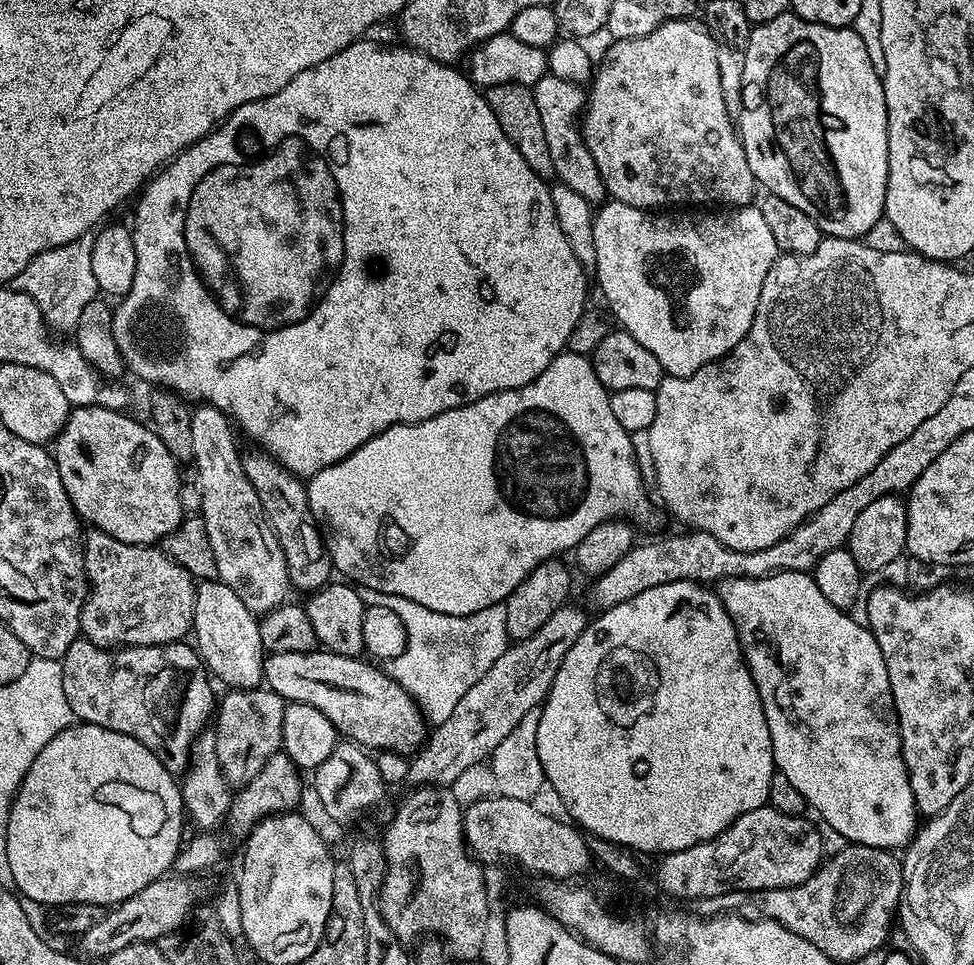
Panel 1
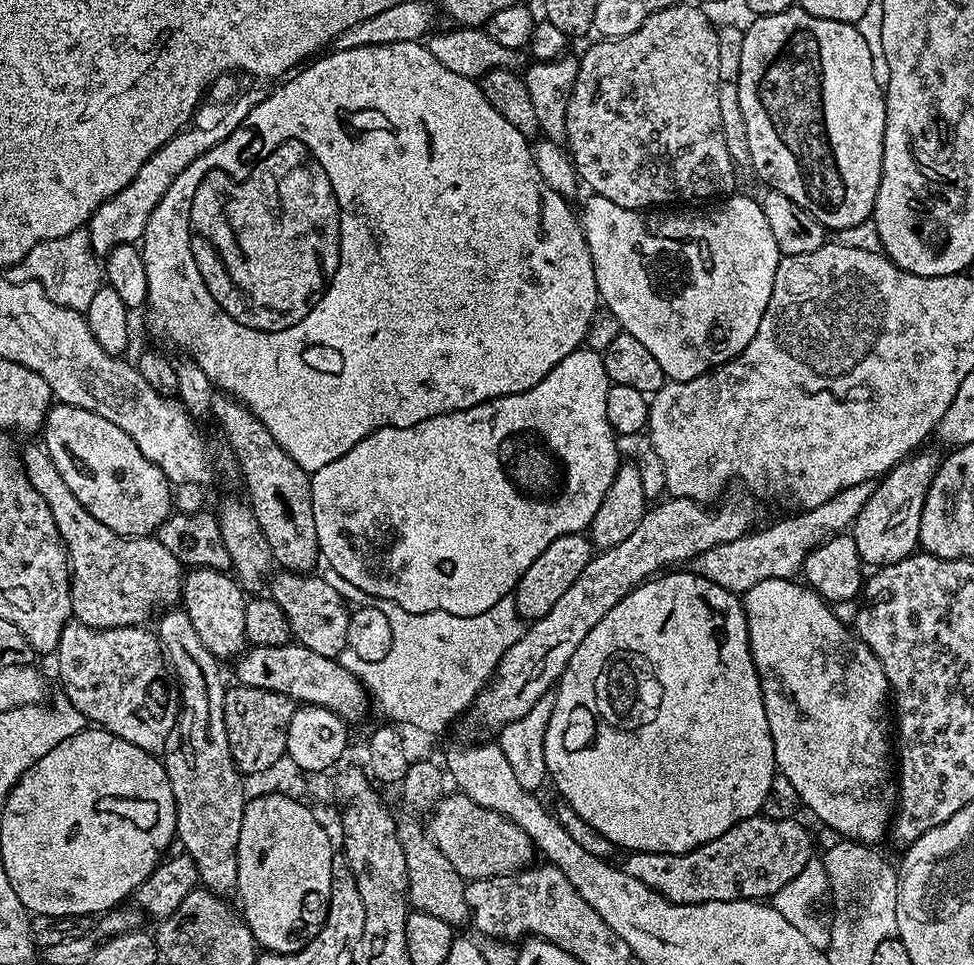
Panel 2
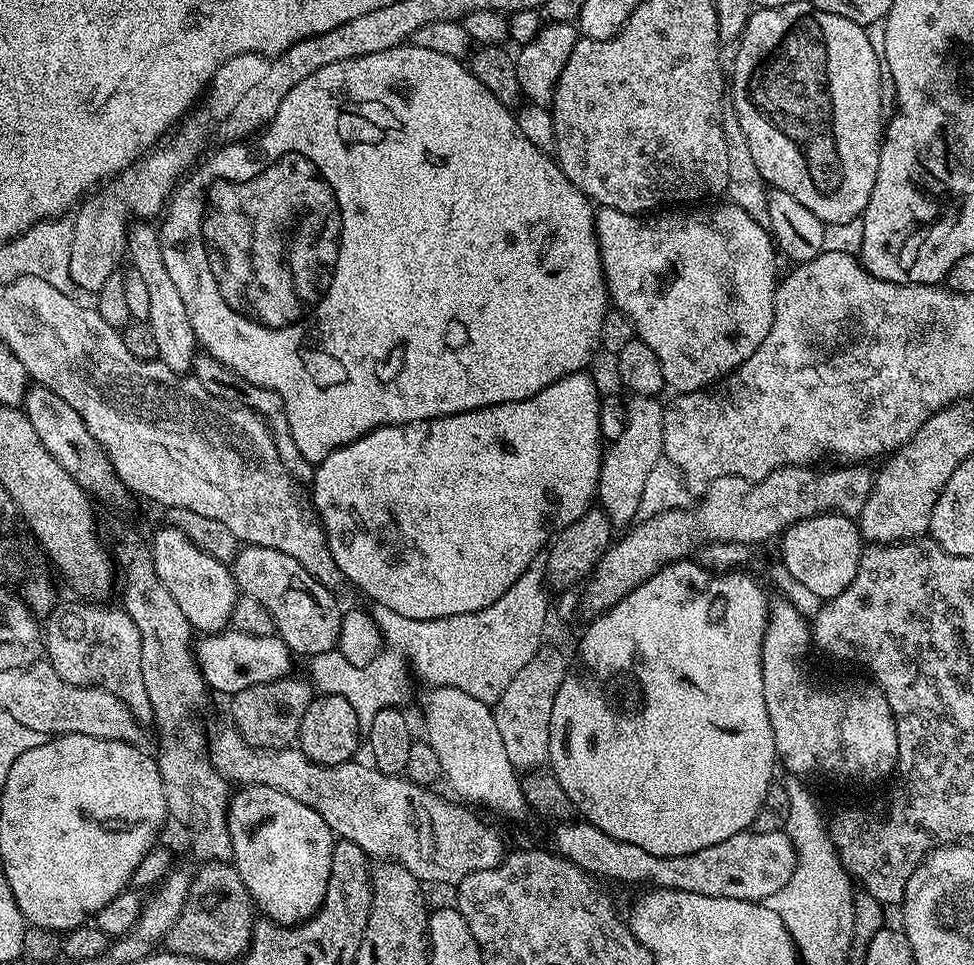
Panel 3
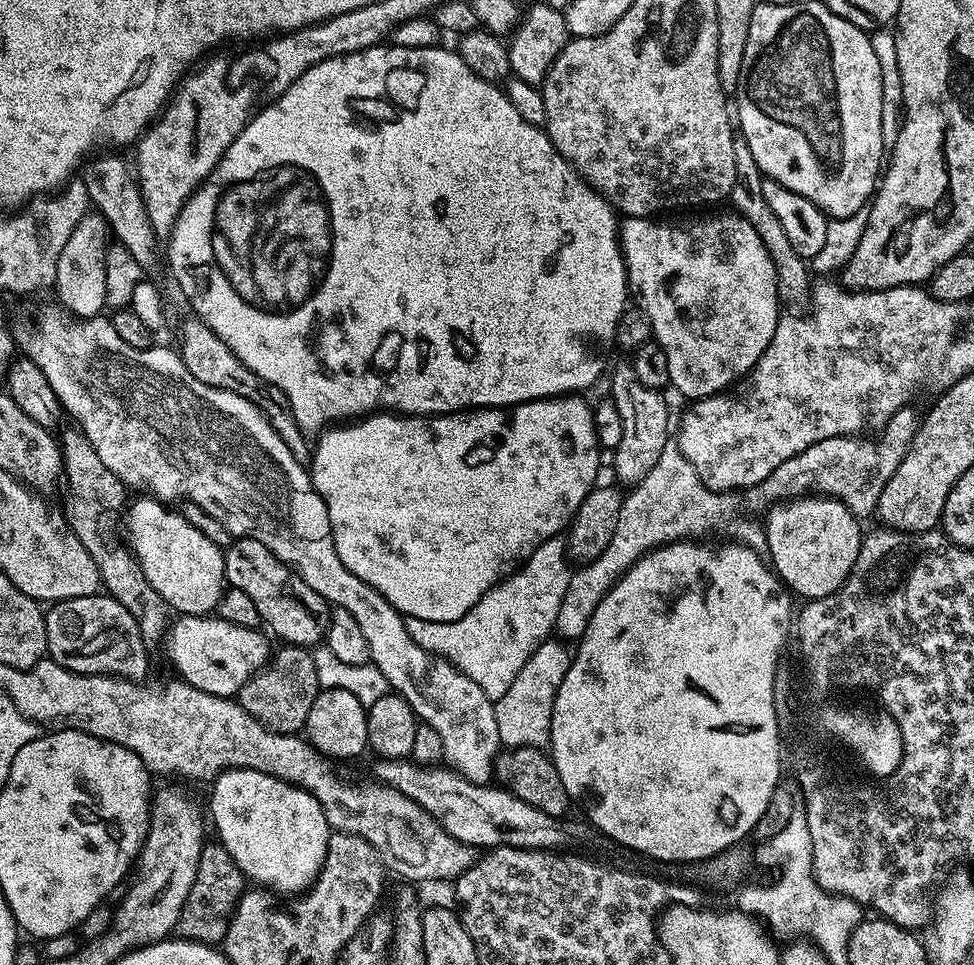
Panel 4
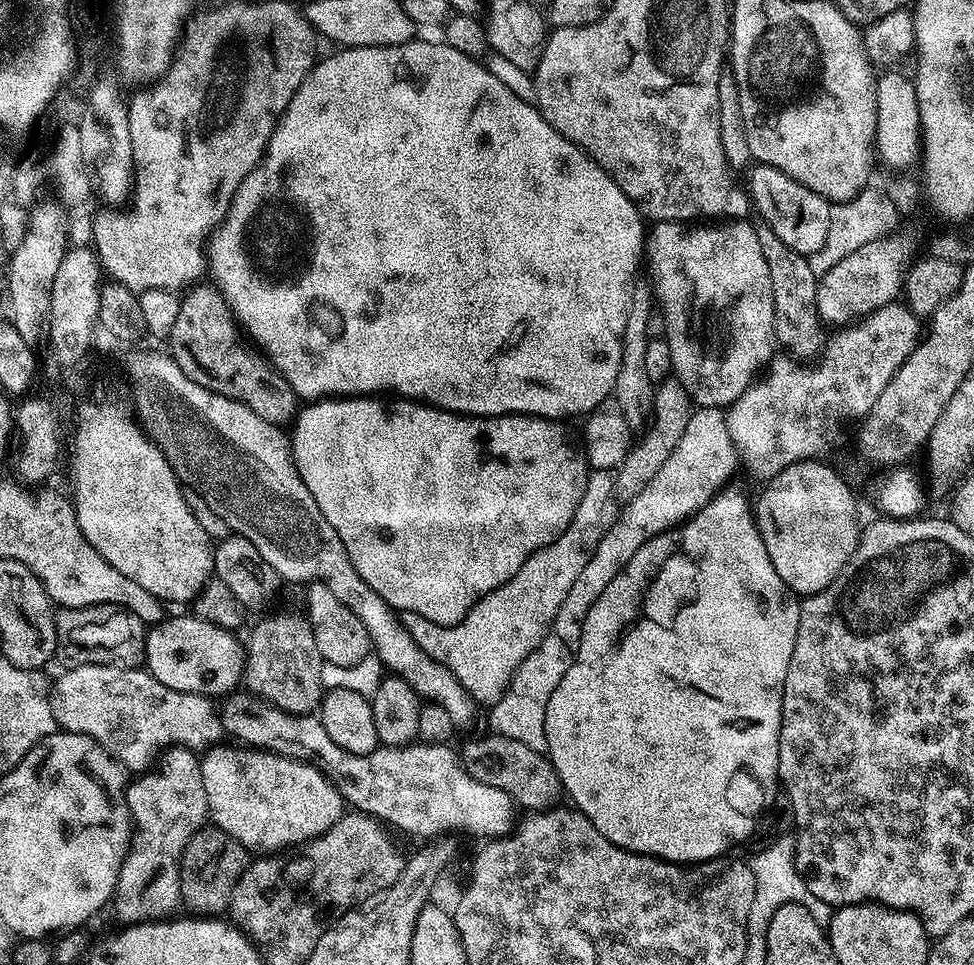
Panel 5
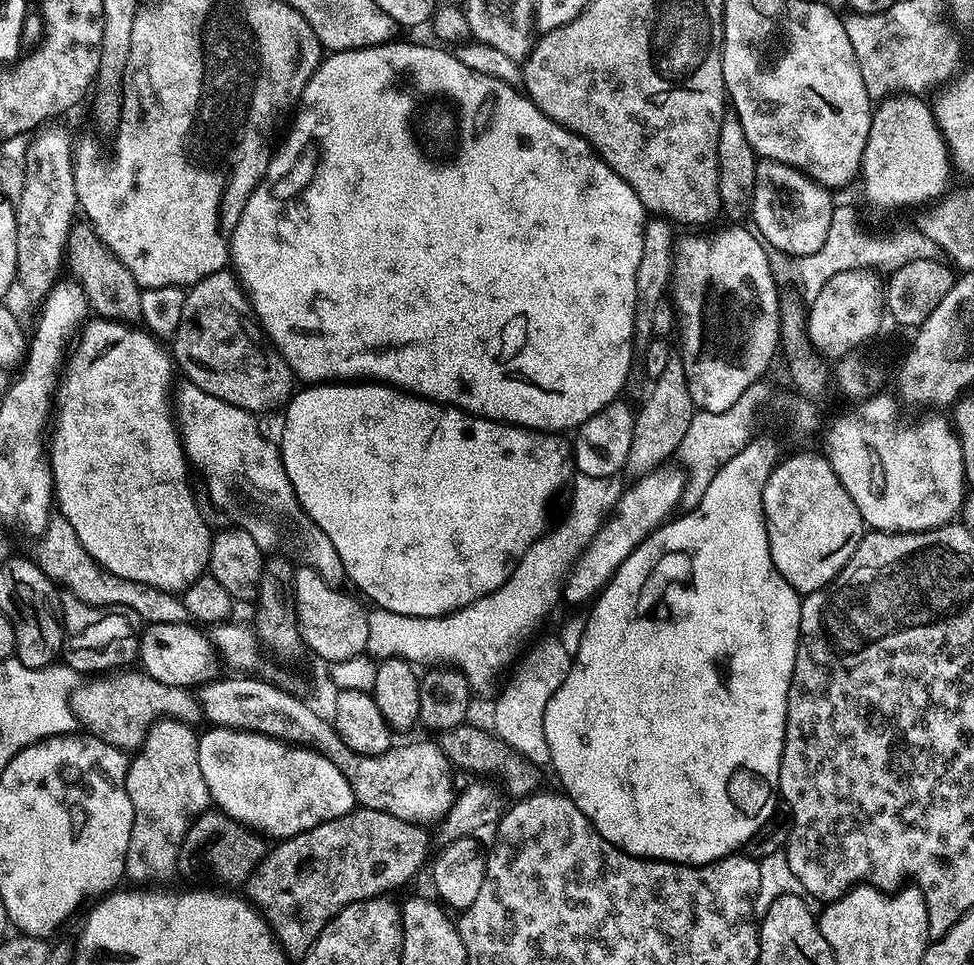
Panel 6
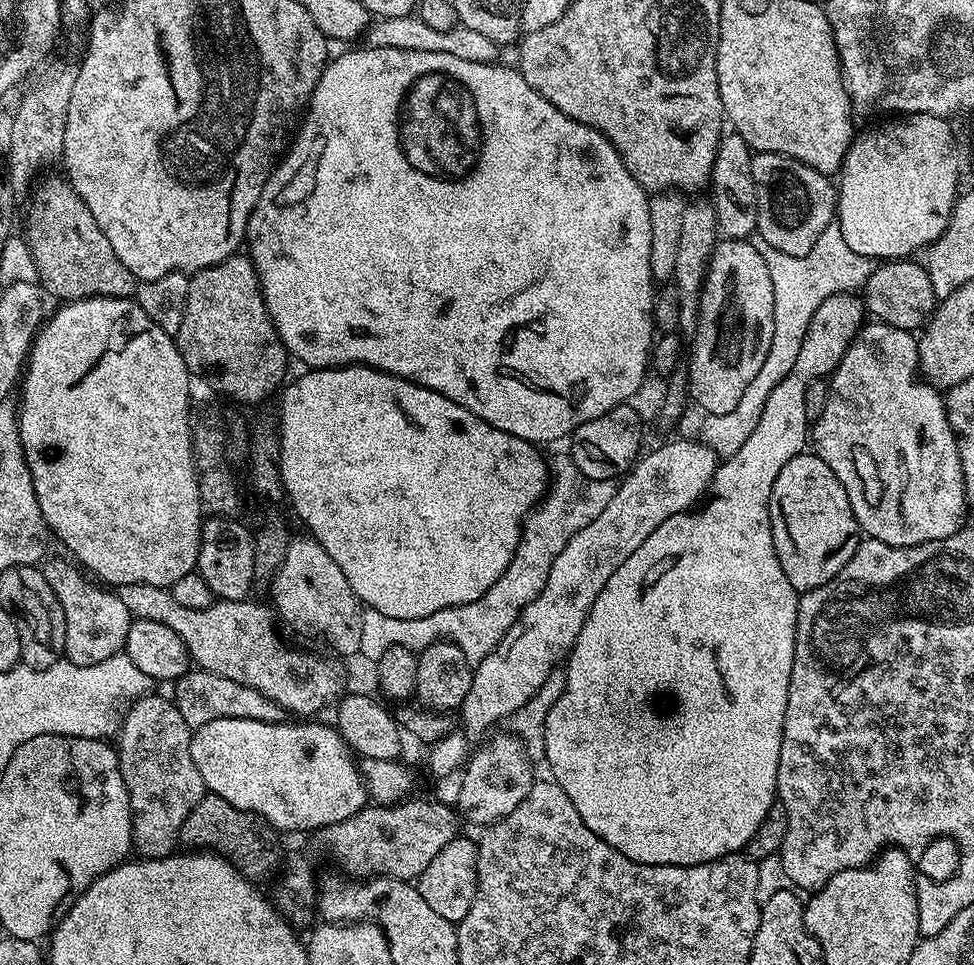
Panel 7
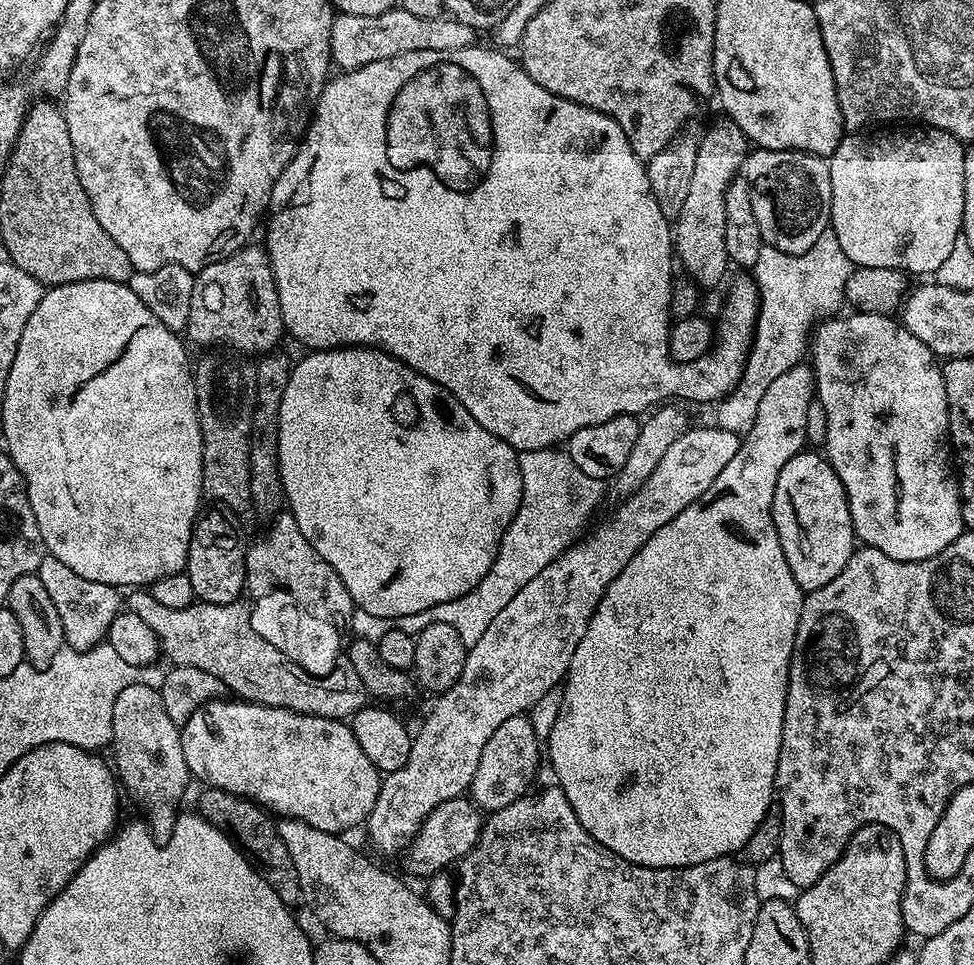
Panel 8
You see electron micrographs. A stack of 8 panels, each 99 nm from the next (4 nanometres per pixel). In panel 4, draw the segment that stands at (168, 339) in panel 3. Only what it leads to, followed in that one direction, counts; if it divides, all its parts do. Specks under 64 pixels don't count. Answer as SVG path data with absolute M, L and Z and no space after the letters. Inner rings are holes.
M96 156L92 161L89 159L83 165L82 179L91 207L109 226L111 235L141 266L148 263L156 256L156 232L148 211L144 205L144 196L140 193L140 186L133 169L120 156Z

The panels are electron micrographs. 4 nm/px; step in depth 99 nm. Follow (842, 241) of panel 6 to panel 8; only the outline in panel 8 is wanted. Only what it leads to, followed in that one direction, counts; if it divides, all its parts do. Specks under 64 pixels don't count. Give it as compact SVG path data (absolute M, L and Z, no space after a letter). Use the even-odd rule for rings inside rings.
M831 226L822 230L822 238L818 238L818 242L814 242L814 246L810 246L810 250L797 256L786 254L774 246L764 244L759 251L754 267L754 281L759 292L759 312L753 341L753 348L756 350L754 362L772 364L770 370L776 368L776 372L781 372L781 374L782 370L790 370L795 366L794 356L803 357L805 355L810 333L817 321L821 318L831 317L837 311L835 308L839 304L845 303L844 287L850 278L853 267L850 258L846 258L846 250L842 250L842 246L838 246L838 238Z

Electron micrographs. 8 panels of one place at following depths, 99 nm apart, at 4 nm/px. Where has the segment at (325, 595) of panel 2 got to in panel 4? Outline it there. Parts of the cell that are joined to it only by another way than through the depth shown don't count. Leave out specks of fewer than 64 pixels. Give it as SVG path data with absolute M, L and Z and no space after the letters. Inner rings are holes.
M233 539L224 552L224 579L227 587L242 590L242 594L254 602L261 625L285 645L311 649L325 639L330 615L328 601L310 590L304 579L283 564L274 553L266 550L262 542Z

